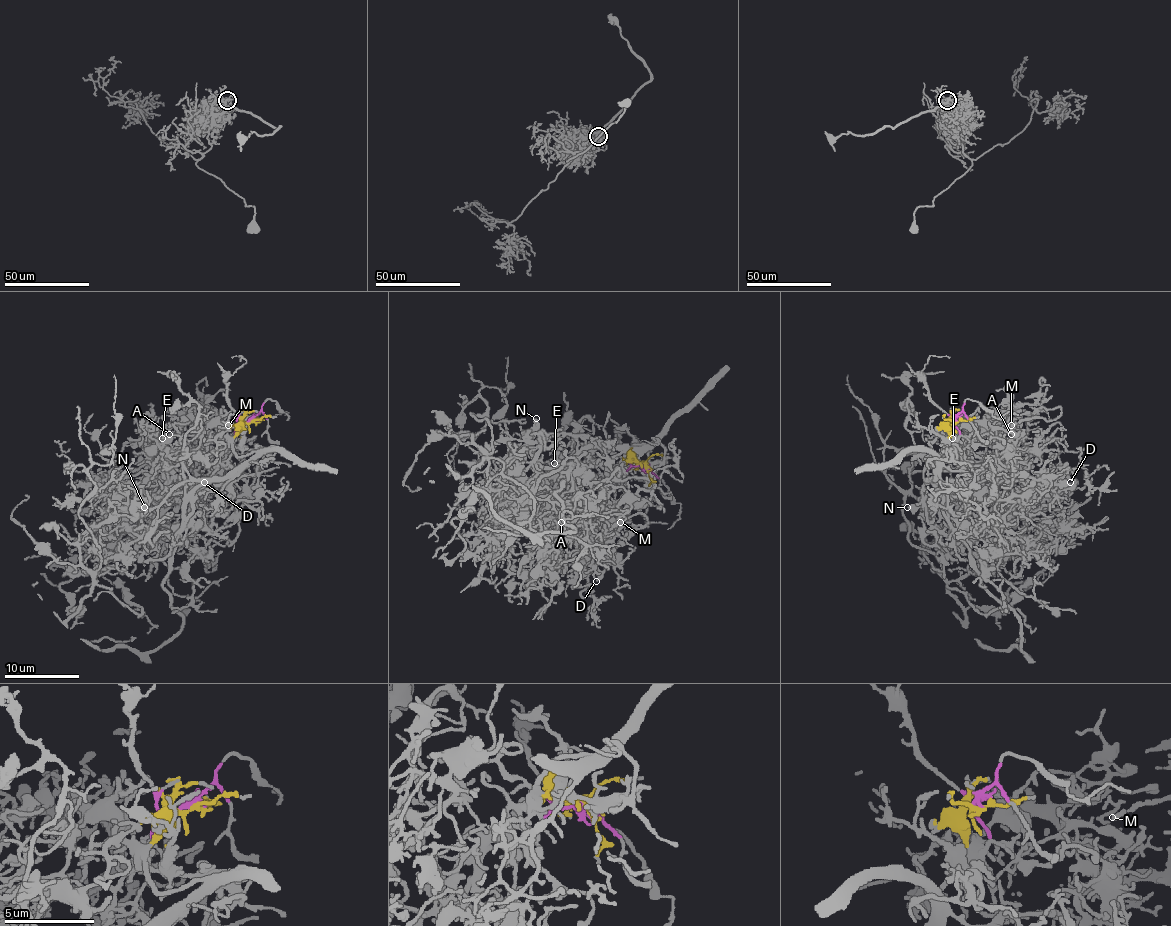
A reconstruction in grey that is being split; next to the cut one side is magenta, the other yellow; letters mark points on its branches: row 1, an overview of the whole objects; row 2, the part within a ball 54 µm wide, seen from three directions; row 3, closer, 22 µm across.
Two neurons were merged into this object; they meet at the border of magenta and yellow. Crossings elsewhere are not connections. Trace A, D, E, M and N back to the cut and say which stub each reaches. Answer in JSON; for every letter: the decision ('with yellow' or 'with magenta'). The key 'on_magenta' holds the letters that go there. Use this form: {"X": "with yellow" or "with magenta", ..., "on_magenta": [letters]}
{"A": "with yellow", "D": "with yellow", "E": "with yellow", "M": "with yellow", "N": "with yellow", "on_magenta": []}

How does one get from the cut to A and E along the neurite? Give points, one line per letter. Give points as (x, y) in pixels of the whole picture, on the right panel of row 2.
A: (954, 420), (952, 437), (971, 424), (997, 422), (1008, 424), (1010, 430), (1018, 431), (1010, 433)
E: (954, 420), (935, 439), (931, 452), (943, 458), (950, 450), (967, 445), (963, 435), (952, 439)

